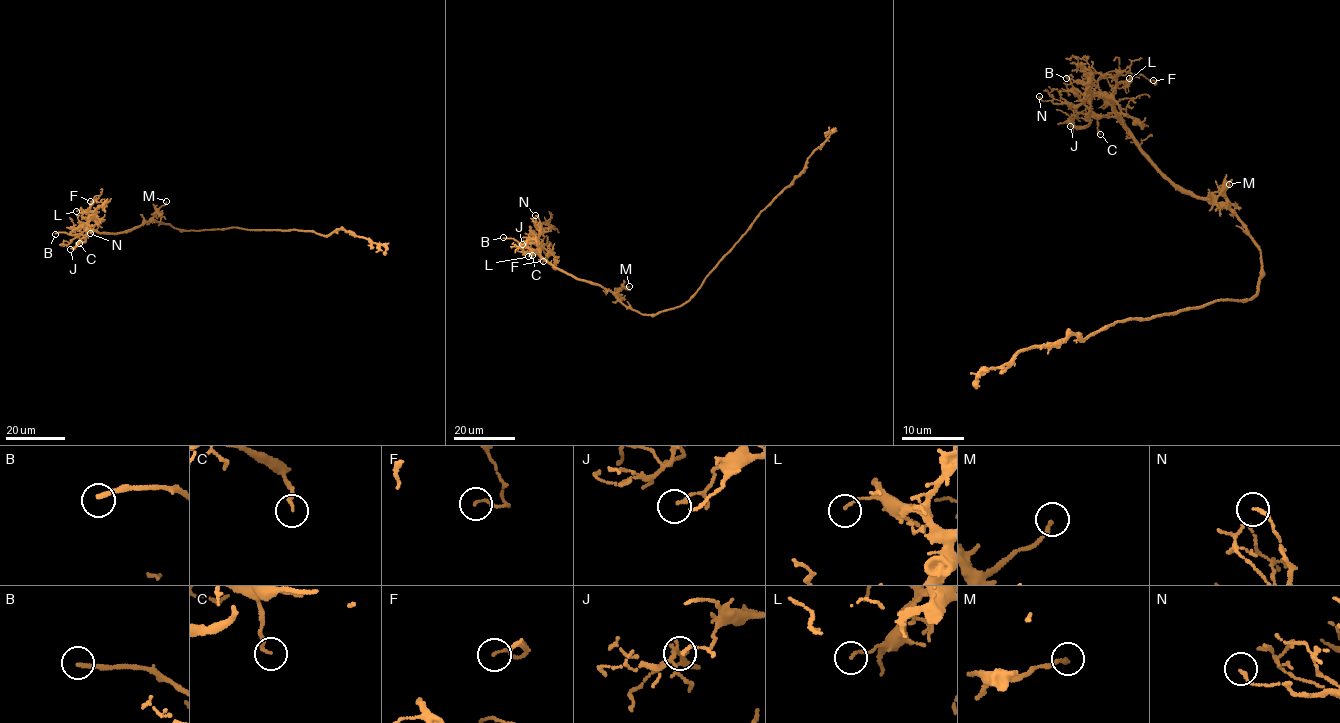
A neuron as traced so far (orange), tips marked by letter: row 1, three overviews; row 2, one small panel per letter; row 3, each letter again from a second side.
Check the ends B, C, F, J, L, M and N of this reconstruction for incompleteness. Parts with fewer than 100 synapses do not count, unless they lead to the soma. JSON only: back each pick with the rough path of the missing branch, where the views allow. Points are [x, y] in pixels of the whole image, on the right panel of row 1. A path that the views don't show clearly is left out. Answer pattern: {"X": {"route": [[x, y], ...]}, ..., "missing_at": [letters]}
{"B": {"route": [[1066, 78], [1050, 79], [1032, 87], [1038, 86], [1069, 96], [1078, 95], [1082, 99], [1079, 102]]}, "missing_at": ["B"]}

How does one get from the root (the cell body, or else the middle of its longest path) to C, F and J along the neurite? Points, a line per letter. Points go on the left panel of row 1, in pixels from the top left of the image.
C: (217, 229), (178, 230), (152, 220), (114, 234), (86, 228), (79, 237), (79, 243)
F: (217, 229), (178, 230), (152, 220), (122, 232), (97, 232), (88, 227), (88, 209), (95, 200), (90, 201)
J: (217, 229), (178, 230), (152, 220), (127, 230), (104, 233), (88, 227), (88, 220), (85, 240), (70, 249)

